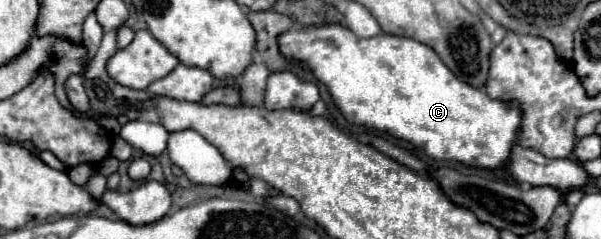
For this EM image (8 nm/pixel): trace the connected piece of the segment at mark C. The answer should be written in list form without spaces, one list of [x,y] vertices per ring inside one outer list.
[[[327,23],[319,27],[287,29],[287,33],[279,37],[279,49],[283,49],[287,61],[301,63],[329,89],[335,105],[349,123],[387,131],[397,139],[413,143],[435,161],[459,161],[483,169],[503,169],[507,165],[511,145],[515,143],[515,131],[521,121],[519,105],[513,103],[507,107],[505,103],[491,99],[485,89],[459,81],[429,45],[387,33],[359,41],[351,29],[339,23]]]

